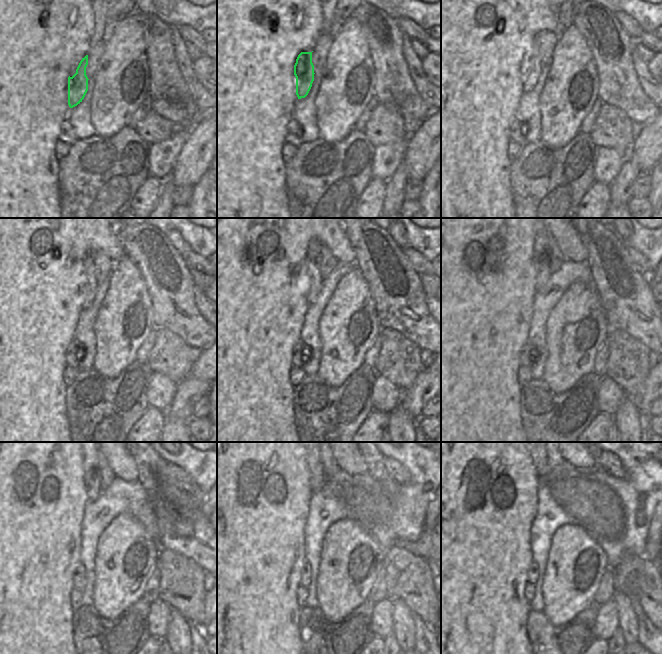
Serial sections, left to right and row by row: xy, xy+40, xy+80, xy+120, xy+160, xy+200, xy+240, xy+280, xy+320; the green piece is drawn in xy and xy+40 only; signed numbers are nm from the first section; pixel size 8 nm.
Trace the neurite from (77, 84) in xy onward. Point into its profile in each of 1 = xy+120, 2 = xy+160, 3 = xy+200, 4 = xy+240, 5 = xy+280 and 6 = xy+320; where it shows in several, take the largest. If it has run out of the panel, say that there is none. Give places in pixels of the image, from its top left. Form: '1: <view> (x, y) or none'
1: xy+120 (88, 263)
2: xy+160 (316, 280)
3: xy+200 (540, 258)
4: xy+240 (91, 479)
5: xy+280 (317, 478)
6: xy+320 (540, 462)

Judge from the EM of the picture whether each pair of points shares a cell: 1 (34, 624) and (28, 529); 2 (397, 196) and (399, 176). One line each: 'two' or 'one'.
1: one
2: one

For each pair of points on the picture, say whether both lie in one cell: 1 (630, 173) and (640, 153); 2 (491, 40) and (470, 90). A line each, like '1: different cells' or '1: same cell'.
1: different cells
2: same cell

